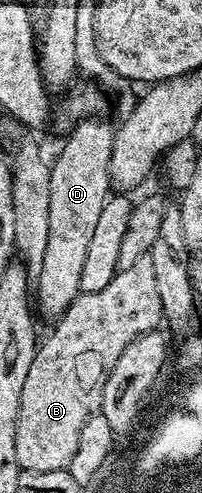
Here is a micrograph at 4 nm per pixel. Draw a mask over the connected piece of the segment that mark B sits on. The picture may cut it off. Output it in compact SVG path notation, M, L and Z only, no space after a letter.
M149 257L138 259L138 263L133 263L131 267L126 267L116 272L114 279L110 279L110 283L106 283L106 287L102 287L102 291L90 291L89 293L79 293L72 300L70 307L55 322L56 325L52 329L52 334L48 338L41 340L36 347L34 355L34 363L30 363L30 372L26 374L26 384L22 386L22 407L18 407L18 436L17 450L18 463L21 470L29 469L30 471L58 471L59 469L68 469L71 460L74 459L74 453L78 450L79 435L82 434L82 427L86 426L87 420L99 410L100 394L102 392L101 382L96 381L96 365L104 365L110 367L118 359L118 355L122 355L122 351L126 351L126 347L130 347L130 343L134 343L134 339L138 339L144 333L153 332L157 328L156 324L161 324L164 312L162 311L162 299L158 295L158 283L154 280L154 263Z

